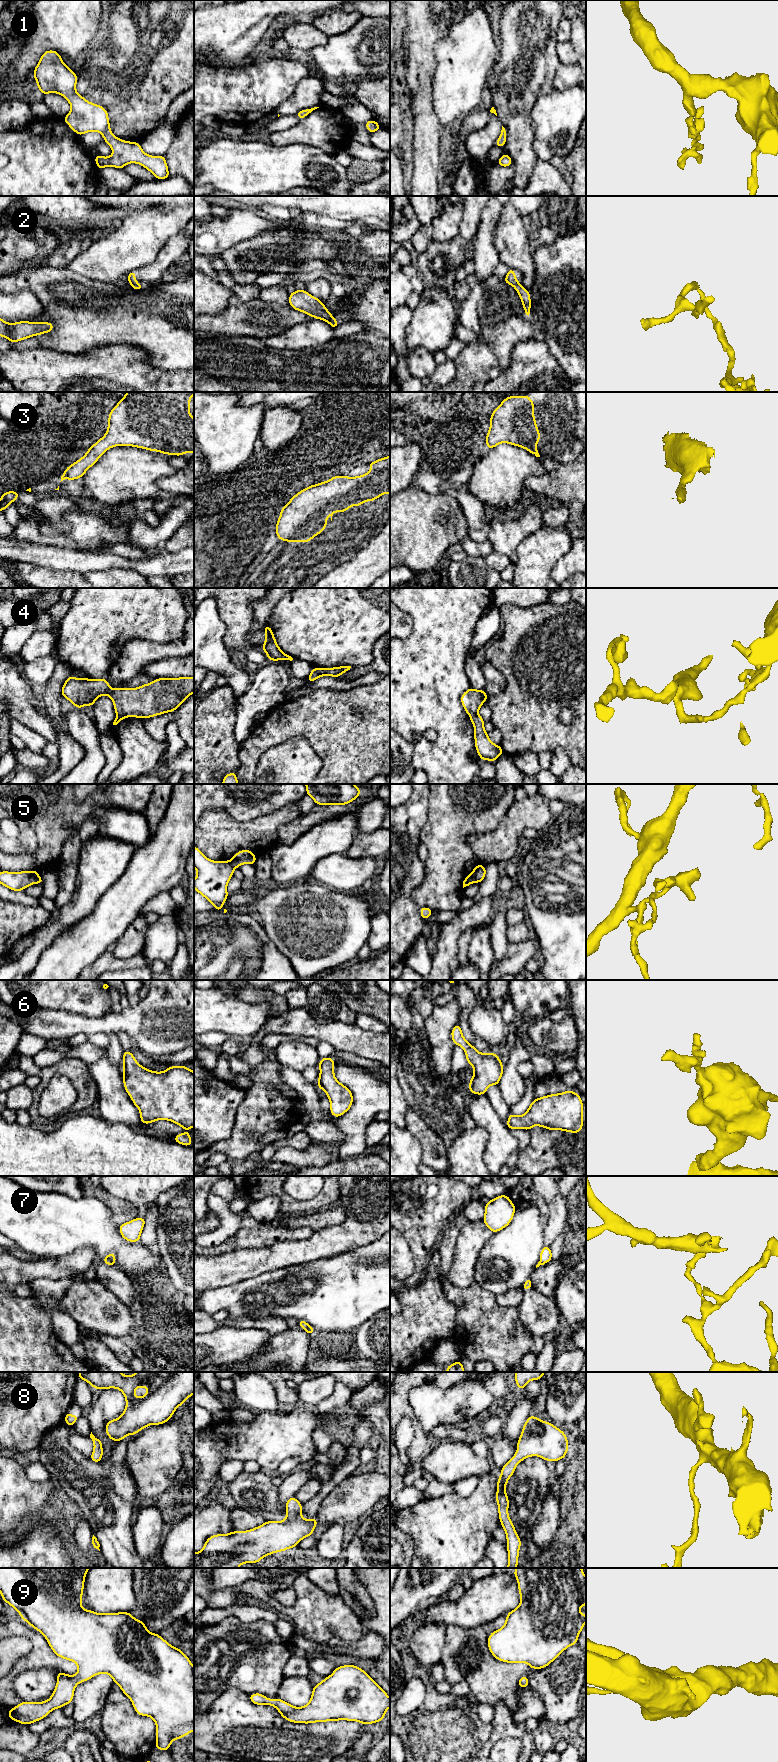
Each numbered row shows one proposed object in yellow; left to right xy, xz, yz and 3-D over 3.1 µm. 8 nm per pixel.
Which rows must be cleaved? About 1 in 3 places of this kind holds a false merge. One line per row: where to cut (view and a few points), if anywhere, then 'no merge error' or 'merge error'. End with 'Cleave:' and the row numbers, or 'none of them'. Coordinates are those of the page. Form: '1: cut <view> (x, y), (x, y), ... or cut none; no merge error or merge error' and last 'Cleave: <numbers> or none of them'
1: cut none; no merge error
2: cut xy (137, 283), (131, 286); merge error
3: cut none; no merge error
4: cut xz (318, 668), (323, 675); merge error
5: cut yz (469, 875), (473, 882); merge error
6: cut none; no merge error
7: cut xz (308, 1325), (304, 1328); merge error
8: cut none; no merge error
9: cut none; no merge error
Cleave: 2, 4, 5, 7

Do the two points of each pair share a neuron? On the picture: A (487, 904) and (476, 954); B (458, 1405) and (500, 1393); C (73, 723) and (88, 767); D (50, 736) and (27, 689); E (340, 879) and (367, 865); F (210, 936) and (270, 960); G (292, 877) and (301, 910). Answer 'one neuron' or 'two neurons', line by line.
A: two neurons
B: two neurons
C: one neuron
D: one neuron
E: one neuron
F: one neuron
G: two neurons

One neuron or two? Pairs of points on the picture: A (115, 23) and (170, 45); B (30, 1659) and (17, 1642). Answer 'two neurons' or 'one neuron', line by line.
A: one neuron
B: two neurons

